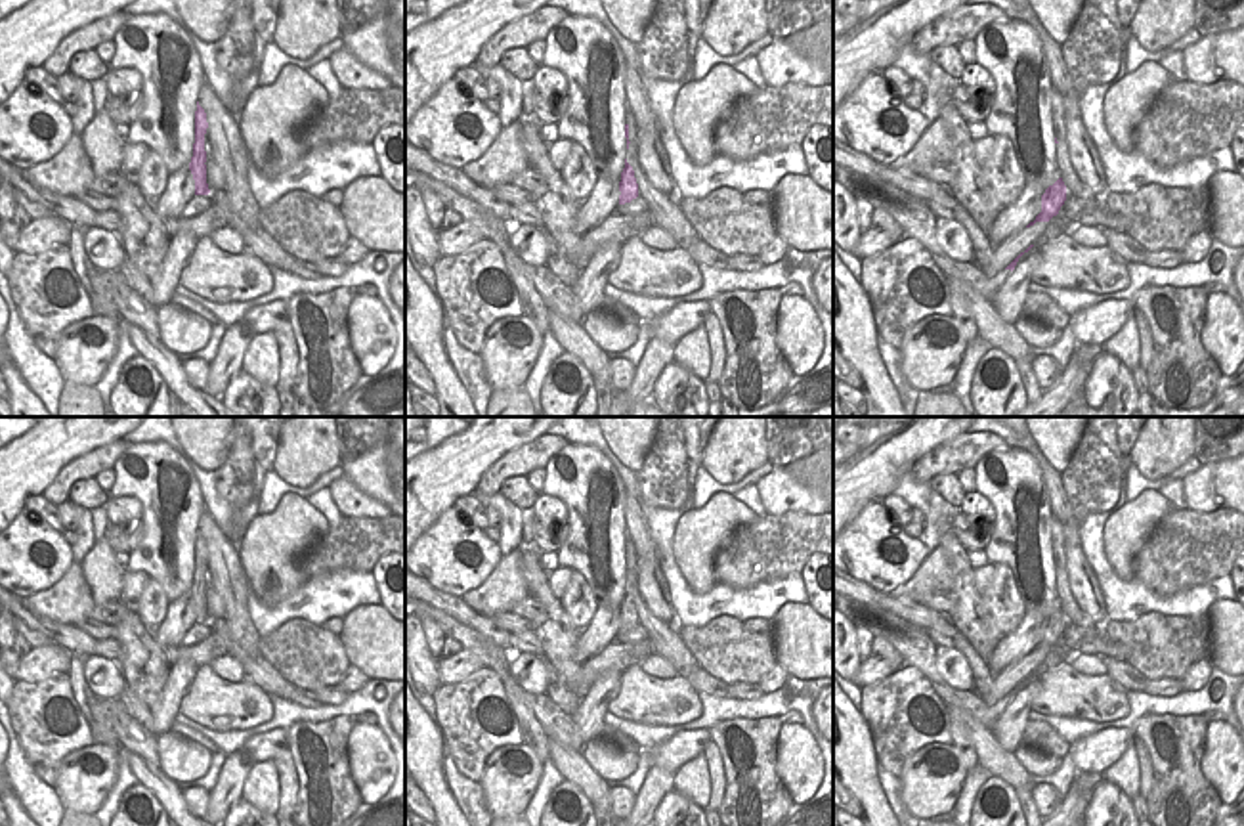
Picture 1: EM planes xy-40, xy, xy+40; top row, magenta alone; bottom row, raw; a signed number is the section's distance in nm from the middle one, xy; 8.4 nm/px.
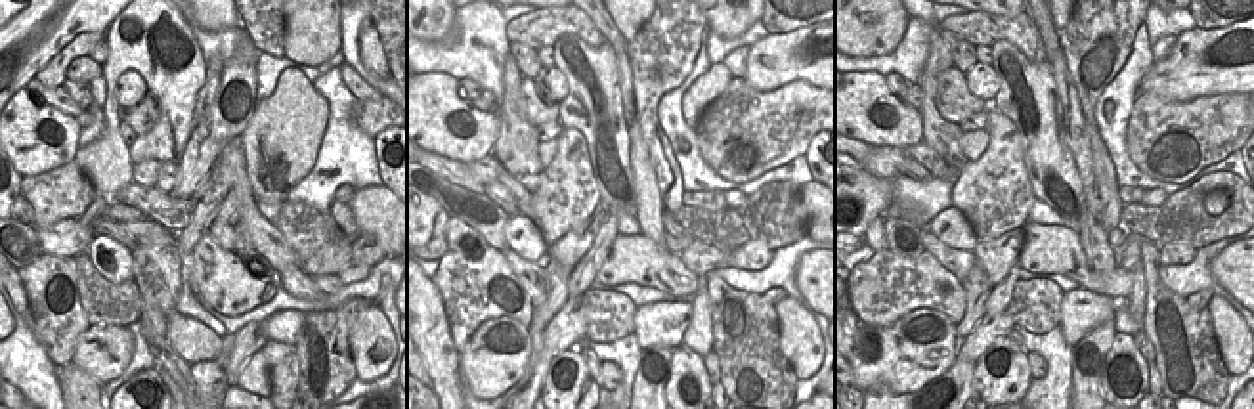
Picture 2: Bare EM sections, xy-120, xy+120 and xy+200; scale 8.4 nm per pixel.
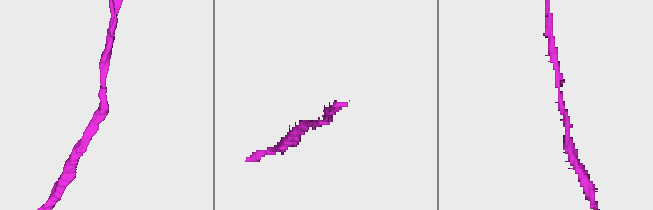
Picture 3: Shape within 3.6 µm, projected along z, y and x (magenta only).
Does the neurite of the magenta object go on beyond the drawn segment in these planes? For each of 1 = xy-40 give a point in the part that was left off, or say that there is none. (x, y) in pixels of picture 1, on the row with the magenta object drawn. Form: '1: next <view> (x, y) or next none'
1: next none

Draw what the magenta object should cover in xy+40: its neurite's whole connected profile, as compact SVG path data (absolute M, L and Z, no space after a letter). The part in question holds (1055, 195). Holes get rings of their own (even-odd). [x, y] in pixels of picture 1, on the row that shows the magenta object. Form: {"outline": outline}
{"outline": "M1059 178L1041 195L1041 212L1026 228L1034 226L1036 222L1049 222L1053 216L1059 214L1064 201L1066 201L1066 185L1064 185L1062 178Z"}

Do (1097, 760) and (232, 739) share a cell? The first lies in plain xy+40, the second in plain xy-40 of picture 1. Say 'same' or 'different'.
different

